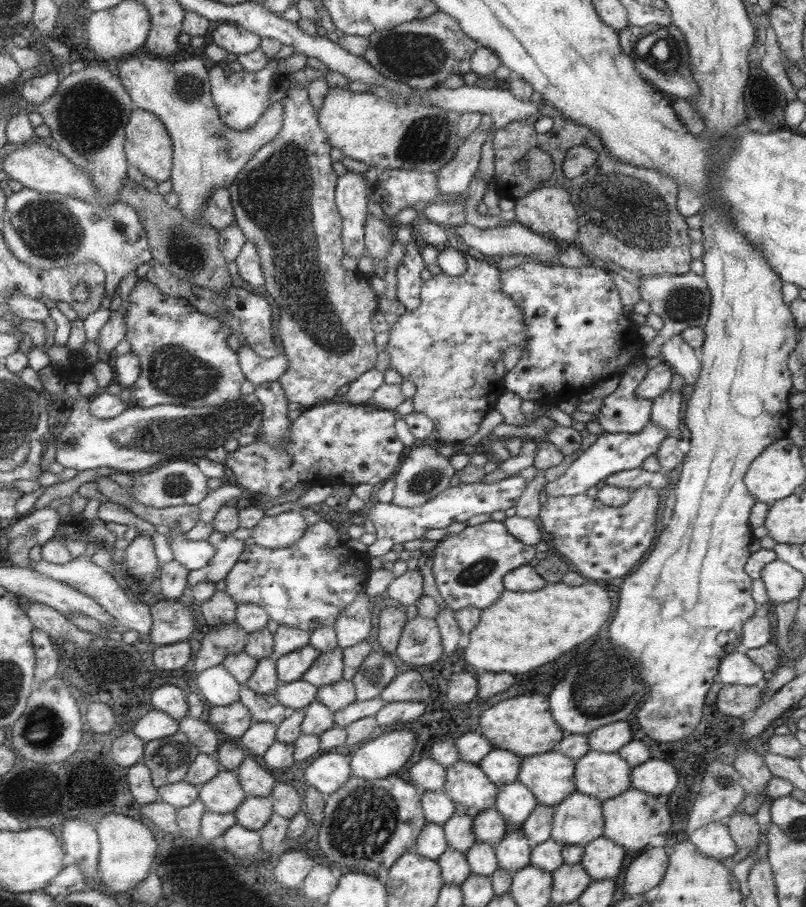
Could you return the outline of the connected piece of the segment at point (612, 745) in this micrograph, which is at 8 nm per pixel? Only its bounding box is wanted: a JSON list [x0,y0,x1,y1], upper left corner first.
[586,720,634,753]

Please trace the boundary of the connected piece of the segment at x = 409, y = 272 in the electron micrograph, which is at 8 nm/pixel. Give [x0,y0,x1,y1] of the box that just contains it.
[397,241,426,312]

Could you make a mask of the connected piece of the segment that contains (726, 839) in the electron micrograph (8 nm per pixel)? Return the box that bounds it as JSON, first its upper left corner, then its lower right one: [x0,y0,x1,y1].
[687,821,738,860]

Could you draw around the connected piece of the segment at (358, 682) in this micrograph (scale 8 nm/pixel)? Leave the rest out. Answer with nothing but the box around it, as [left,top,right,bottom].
[350,649,397,702]

